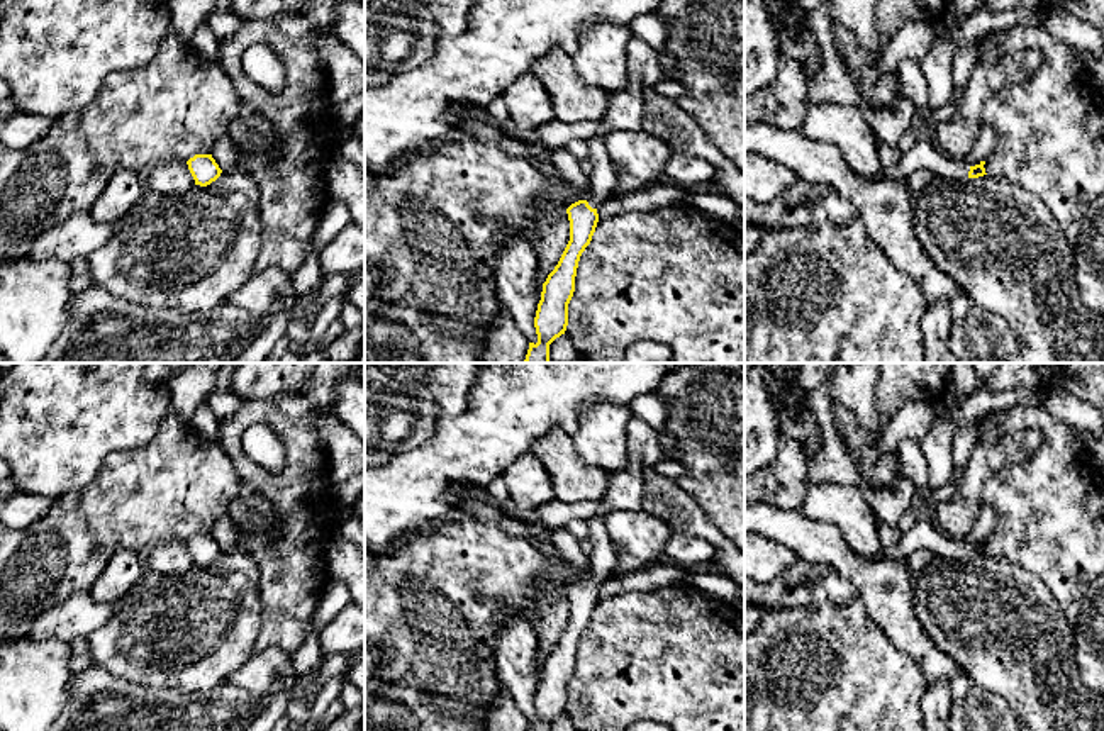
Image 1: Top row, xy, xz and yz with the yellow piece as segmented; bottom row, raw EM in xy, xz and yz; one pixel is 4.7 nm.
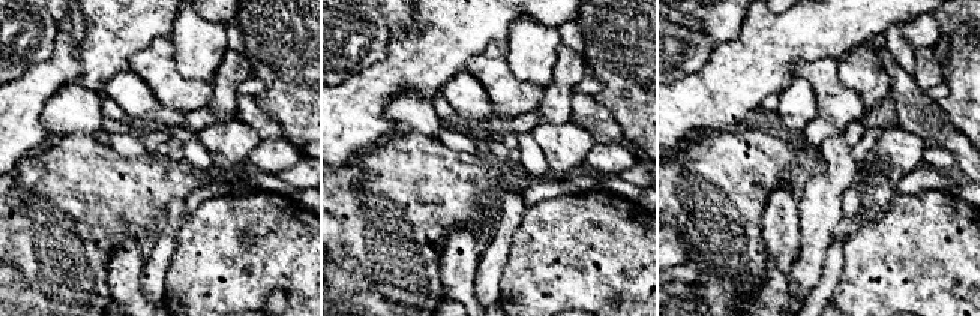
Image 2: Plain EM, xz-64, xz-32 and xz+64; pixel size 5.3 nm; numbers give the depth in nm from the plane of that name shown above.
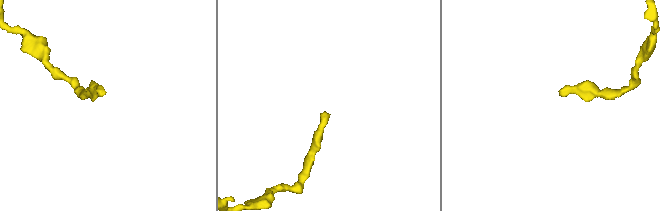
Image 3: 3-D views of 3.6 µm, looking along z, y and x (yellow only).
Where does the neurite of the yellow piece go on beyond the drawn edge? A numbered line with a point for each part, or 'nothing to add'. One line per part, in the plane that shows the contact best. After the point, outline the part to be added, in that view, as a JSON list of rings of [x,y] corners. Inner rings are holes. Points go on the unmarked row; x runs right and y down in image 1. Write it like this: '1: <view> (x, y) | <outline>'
1: xz (626, 489) | [[[633,414],[627,422],[627,463],[612,475],[607,490],[602,495],[602,509],[590,521],[588,538],[592,551],[588,555],[588,585],[599,589],[616,573],[617,553],[605,527],[605,517],[612,511],[638,511],[644,495],[644,466],[656,465],[663,455],[660,434],[644,421]]]

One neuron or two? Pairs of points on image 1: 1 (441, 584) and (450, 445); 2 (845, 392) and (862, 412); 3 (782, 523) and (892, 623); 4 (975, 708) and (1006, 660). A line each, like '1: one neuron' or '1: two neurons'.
1: two neurons
2: one neuron
3: one neuron
4: two neurons

